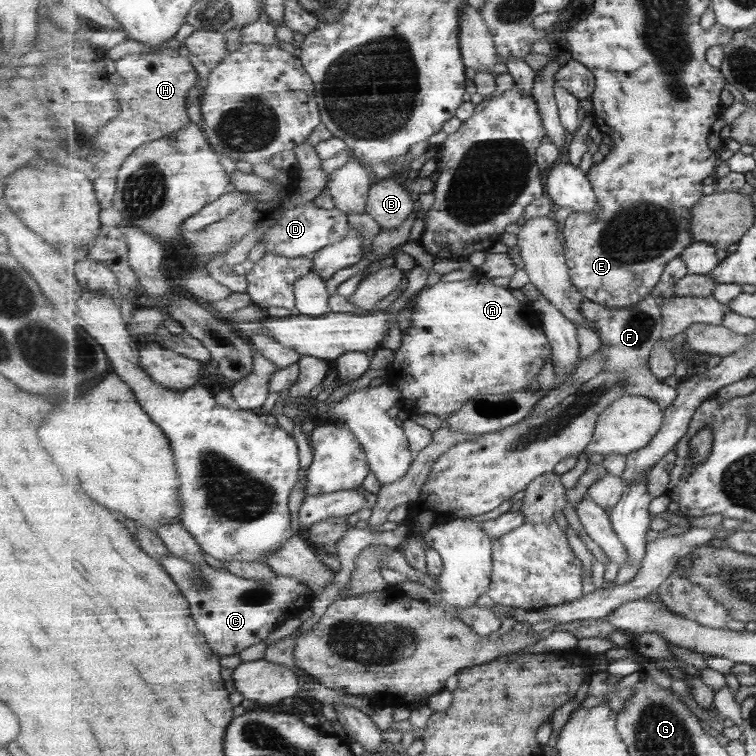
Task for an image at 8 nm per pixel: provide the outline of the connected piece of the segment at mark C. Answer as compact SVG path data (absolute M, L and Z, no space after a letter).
M171 552L161 559L161 564L190 601L192 616L199 630L206 636L213 652L220 656L241 654L252 644L263 642L285 620L303 615L315 600L314 592L302 580L290 576L247 580L223 568L216 570L208 565L191 563Z

